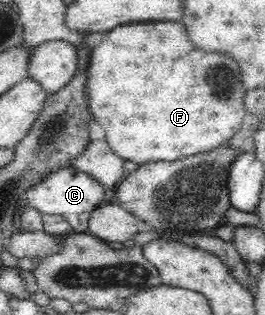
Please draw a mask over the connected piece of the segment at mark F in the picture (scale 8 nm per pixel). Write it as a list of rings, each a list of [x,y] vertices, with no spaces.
[[[131,23],[121,25],[103,34],[98,45],[91,50],[91,56],[87,65],[87,101],[93,120],[96,120],[104,128],[105,139],[114,155],[124,161],[132,160],[136,164],[143,165],[153,162],[174,162],[178,159],[188,158],[206,151],[215,149],[223,142],[228,142],[242,126],[242,120],[247,113],[244,97],[247,91],[242,80],[242,71],[238,62],[226,53],[210,53],[196,48],[187,37],[182,23]]]

